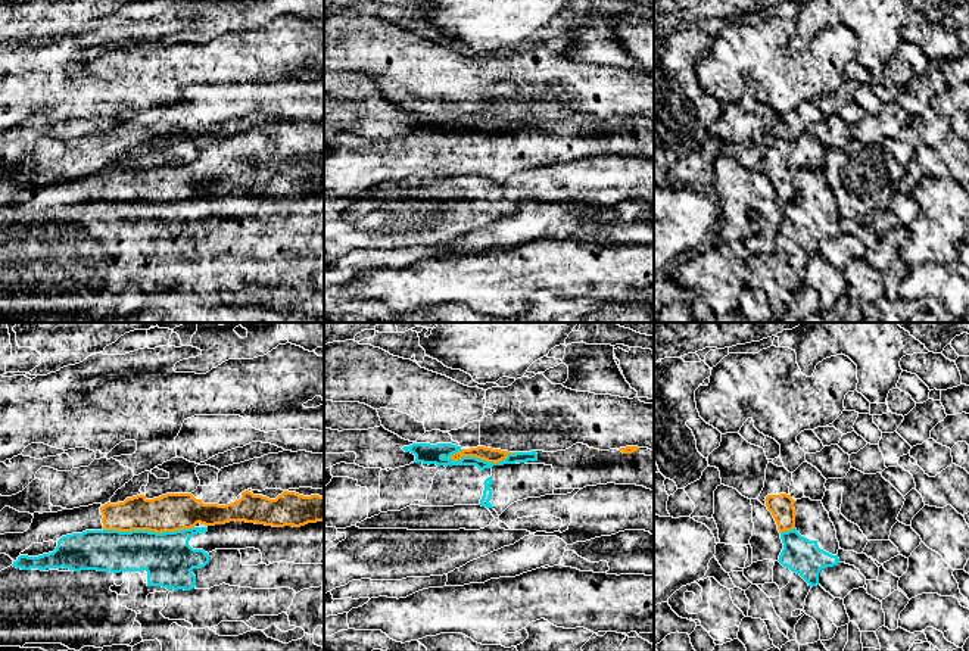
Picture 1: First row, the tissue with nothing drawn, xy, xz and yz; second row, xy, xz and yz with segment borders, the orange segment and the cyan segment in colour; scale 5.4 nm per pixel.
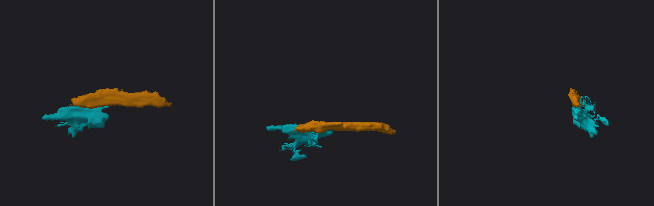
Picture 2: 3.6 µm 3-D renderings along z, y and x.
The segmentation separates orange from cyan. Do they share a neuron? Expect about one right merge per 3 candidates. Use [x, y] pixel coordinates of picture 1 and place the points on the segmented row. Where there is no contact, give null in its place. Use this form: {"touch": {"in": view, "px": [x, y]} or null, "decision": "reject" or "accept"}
{"touch": {"in": "xy", "px": [148, 529]}, "decision": "reject"}

